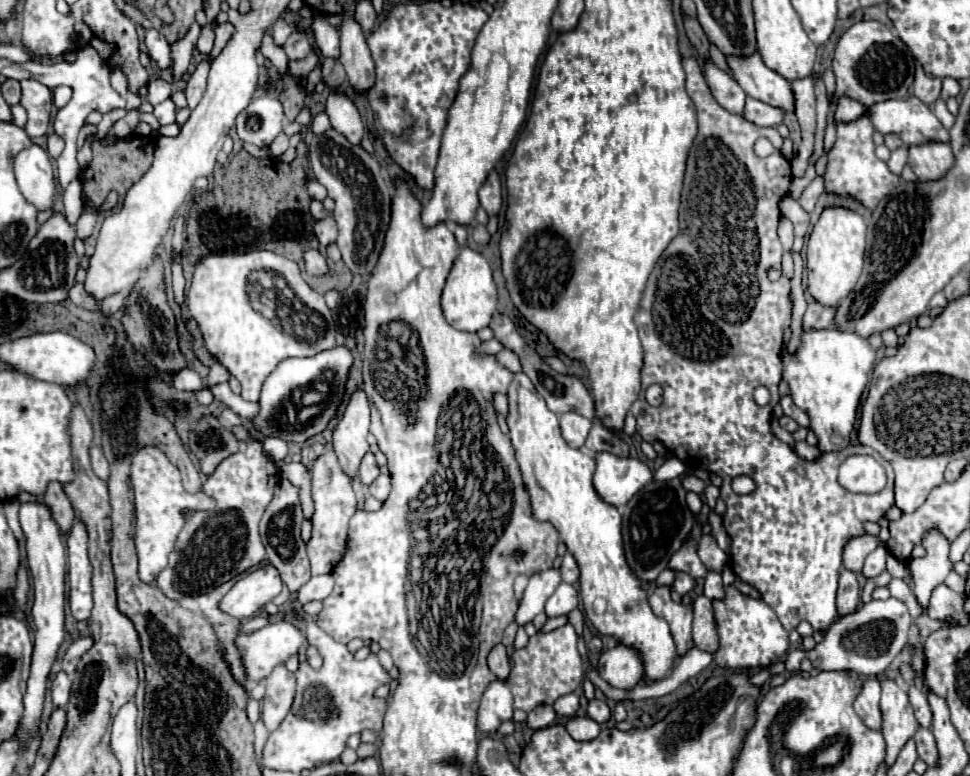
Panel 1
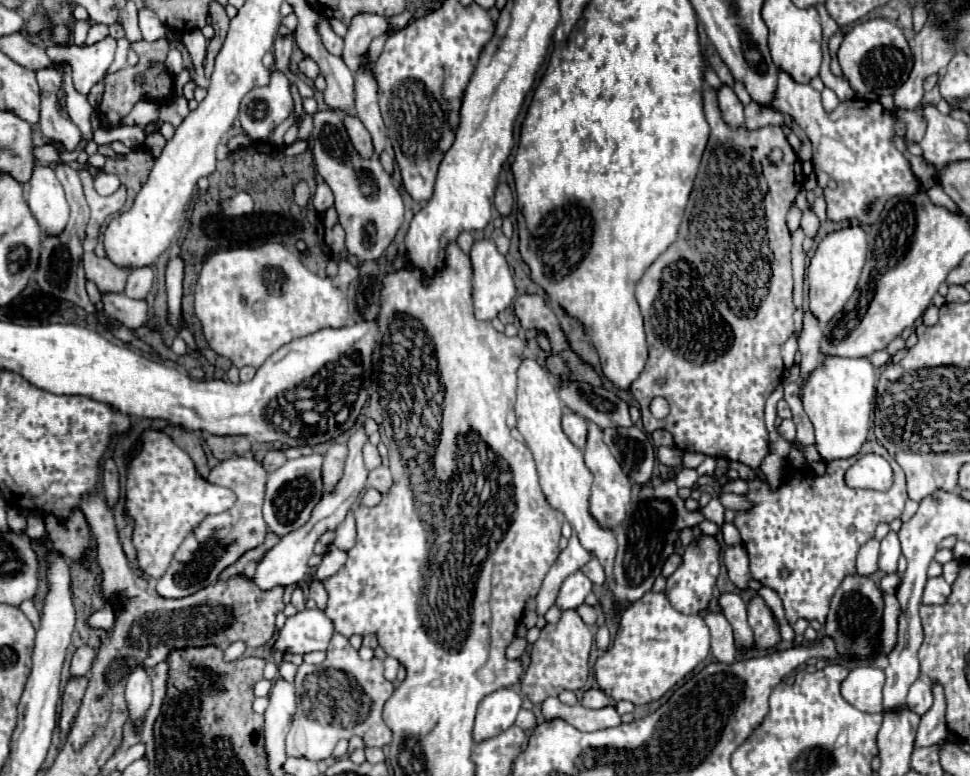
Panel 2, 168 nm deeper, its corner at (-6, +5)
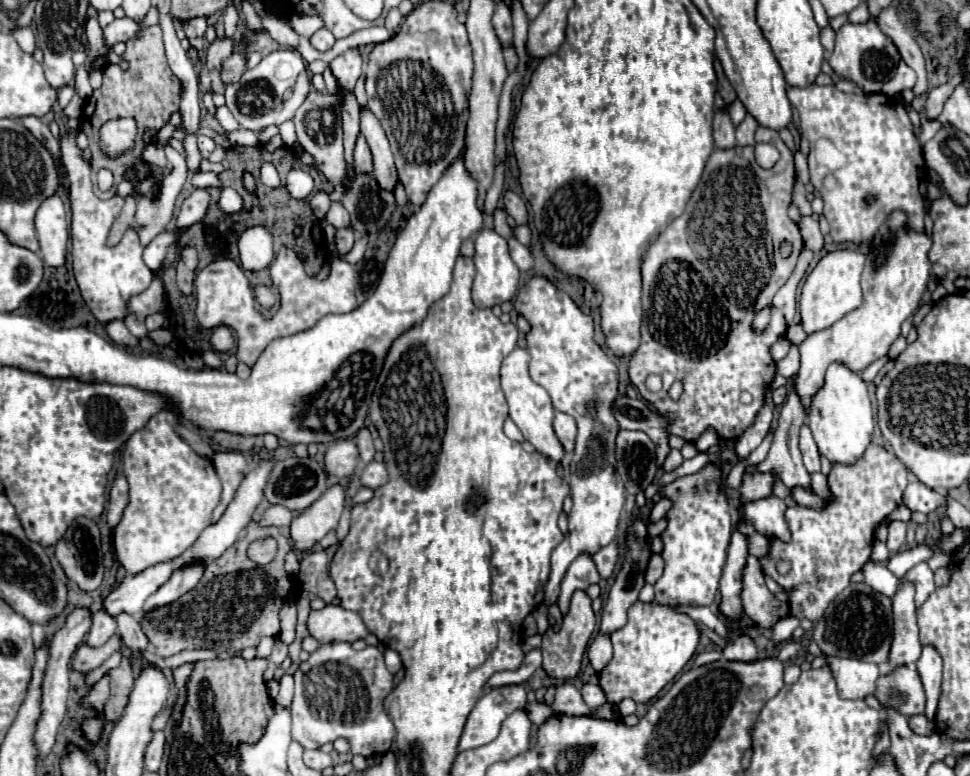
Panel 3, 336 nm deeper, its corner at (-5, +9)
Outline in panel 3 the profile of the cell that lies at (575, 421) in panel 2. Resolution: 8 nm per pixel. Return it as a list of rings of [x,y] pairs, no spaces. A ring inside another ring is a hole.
[[[556,413],[554,417],[554,431],[556,431],[556,437],[560,439],[560,443],[564,445],[566,449],[566,455],[570,457],[572,451],[574,451],[574,443],[576,443],[576,433],[578,433],[578,427],[576,427],[576,421],[566,415],[566,413]]]

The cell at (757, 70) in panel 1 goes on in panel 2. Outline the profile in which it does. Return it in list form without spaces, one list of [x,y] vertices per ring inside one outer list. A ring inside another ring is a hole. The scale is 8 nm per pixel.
[[[779,71],[773,105],[781,113],[797,119],[799,127],[813,143],[817,185],[823,189],[827,217],[831,221],[859,221],[863,225],[873,225],[885,201],[899,195],[919,193],[919,181],[911,171],[911,163],[893,143],[893,113],[887,111],[879,101],[855,97],[839,103],[833,111],[825,111],[819,91],[815,91],[811,85],[795,83],[787,73]],[[867,203],[875,203],[875,209],[871,213],[863,211]]]

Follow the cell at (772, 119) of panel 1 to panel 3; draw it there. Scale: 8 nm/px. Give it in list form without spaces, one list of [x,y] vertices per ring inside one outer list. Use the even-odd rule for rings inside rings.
[[[746,115],[746,119],[736,129],[738,145],[754,145],[754,133],[758,129],[758,121],[752,115]]]

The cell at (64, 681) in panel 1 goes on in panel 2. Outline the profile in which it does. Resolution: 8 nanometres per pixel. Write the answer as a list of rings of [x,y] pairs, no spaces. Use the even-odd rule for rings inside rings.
[[[83,645],[75,651],[73,655],[73,661],[71,661],[71,675],[87,675],[91,665],[93,665],[93,657],[97,655],[97,651],[89,645]]]

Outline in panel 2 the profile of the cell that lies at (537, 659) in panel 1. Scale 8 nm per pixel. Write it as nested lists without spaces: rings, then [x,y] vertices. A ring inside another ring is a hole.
[[[575,609],[563,611],[559,623],[551,625],[547,623],[545,629],[541,631],[537,643],[533,643],[531,649],[531,665],[521,677],[521,689],[523,693],[533,701],[541,703],[547,697],[557,697],[565,689],[581,689],[587,681],[589,673],[589,651],[593,643],[593,633],[591,629],[583,623],[579,613]]]

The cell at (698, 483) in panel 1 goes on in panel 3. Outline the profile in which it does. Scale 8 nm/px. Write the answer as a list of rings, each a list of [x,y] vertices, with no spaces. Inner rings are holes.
[[[762,497],[756,501],[748,501],[748,503],[740,503],[738,505],[738,515],[746,521],[750,521],[758,533],[762,533],[764,537],[780,537],[782,541],[788,541],[790,533],[788,533],[788,525],[784,521],[784,501],[778,497]]]

